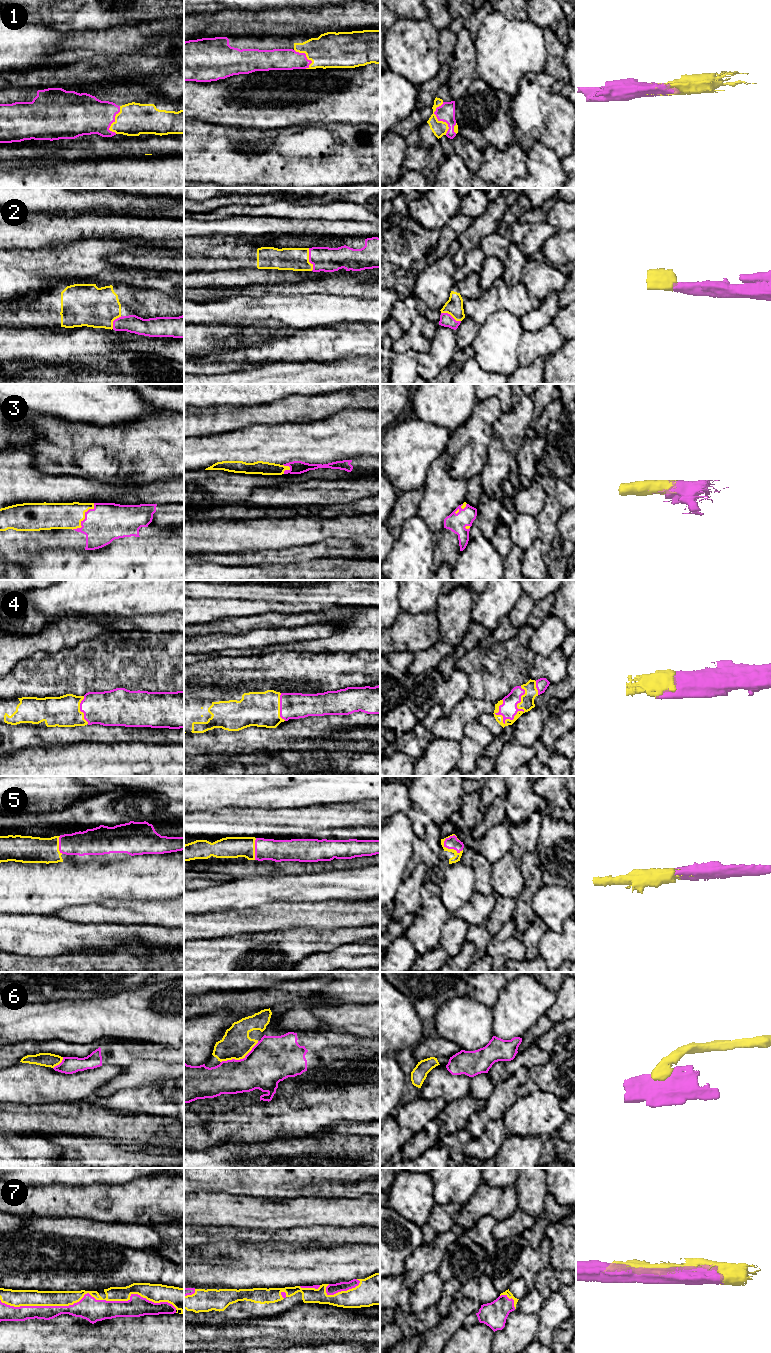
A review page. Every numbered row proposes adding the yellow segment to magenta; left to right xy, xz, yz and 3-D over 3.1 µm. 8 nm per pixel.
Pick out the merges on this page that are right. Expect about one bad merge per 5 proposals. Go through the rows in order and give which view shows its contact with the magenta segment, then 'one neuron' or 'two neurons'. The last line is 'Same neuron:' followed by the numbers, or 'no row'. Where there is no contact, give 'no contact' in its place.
1: yz | one neuron
2: xz | one neuron
3: xy | one neuron
4: yz | one neuron
5: yz | one neuron
6: xz | two neurons
7: xy | one neuron
Same neuron: 1, 2, 3, 4, 5, 7

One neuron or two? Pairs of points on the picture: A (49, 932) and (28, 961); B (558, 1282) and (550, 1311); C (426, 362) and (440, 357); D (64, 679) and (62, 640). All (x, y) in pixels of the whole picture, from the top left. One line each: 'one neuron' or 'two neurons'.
A: two neurons
B: two neurons
C: one neuron
D: two neurons

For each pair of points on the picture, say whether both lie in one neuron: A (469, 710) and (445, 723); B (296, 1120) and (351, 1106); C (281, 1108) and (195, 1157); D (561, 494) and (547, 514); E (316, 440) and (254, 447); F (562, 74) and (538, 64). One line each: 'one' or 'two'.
A: one
B: one
C: two
D: two
E: one
F: two

